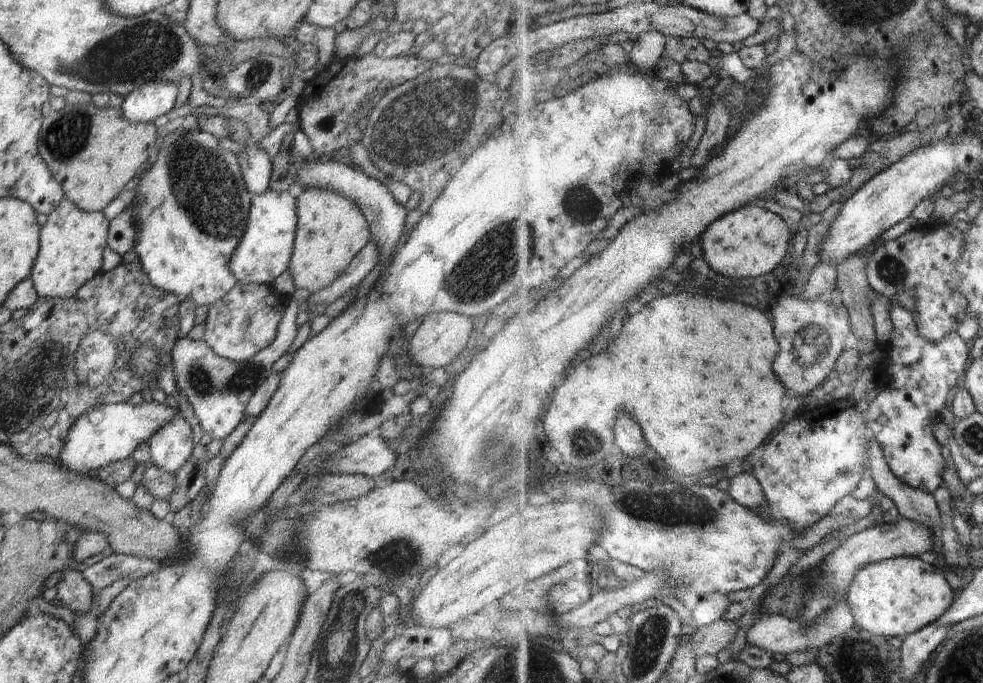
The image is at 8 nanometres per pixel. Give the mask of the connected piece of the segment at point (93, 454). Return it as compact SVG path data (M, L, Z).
M154 400L150 404L142 402L140 405L132 405L127 402L93 407L82 414L70 428L63 452L57 460L70 471L78 473L99 470L112 462L129 458L140 444L148 442L166 422L178 415L180 410Z

